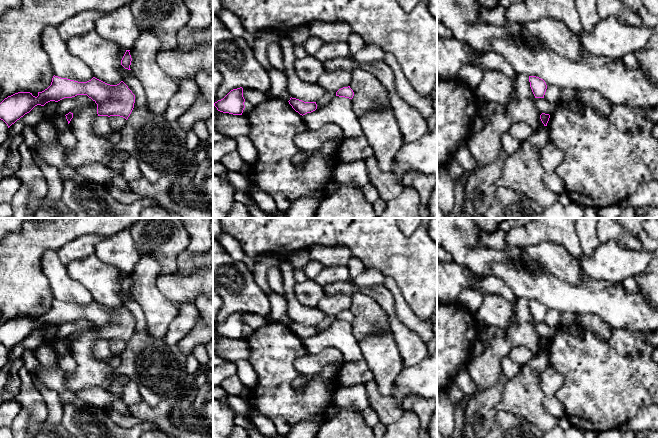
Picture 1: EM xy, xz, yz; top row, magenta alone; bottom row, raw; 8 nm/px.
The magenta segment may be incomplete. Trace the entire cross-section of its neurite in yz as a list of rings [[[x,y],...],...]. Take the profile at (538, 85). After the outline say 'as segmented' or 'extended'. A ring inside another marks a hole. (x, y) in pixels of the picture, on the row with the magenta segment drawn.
[[[529,76],[529,82],[535,98],[544,98],[547,89],[545,81],[536,76]]]; as segmented

